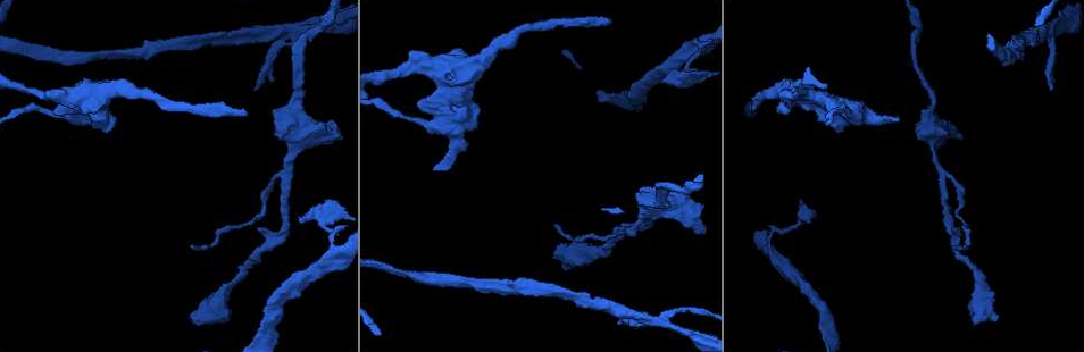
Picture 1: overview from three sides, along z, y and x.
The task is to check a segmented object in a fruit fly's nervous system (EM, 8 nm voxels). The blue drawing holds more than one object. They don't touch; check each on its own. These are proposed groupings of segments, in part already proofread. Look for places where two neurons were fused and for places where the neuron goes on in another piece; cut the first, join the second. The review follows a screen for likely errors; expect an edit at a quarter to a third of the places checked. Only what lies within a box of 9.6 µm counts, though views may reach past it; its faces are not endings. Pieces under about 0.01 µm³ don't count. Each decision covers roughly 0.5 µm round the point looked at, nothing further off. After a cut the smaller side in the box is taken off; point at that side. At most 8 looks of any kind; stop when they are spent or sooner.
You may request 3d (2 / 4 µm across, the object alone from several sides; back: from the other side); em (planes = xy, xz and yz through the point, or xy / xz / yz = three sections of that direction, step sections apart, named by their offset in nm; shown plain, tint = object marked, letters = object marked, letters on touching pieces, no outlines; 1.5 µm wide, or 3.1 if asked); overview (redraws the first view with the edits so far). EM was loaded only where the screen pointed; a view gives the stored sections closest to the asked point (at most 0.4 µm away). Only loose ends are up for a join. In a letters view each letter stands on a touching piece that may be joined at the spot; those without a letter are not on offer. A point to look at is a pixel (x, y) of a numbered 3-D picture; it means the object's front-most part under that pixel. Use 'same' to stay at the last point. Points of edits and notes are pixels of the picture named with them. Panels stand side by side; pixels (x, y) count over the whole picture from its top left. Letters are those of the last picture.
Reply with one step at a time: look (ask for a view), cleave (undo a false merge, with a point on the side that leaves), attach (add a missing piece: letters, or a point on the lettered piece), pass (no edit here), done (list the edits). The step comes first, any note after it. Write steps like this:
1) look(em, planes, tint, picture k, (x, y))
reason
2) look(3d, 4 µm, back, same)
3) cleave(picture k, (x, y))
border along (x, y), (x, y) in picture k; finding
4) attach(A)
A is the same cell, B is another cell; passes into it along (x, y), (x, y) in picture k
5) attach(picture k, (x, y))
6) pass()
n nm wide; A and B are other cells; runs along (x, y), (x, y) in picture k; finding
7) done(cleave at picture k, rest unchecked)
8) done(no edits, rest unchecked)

look(3d, 2 µm, picture 1, (561, 247))
branch stops here

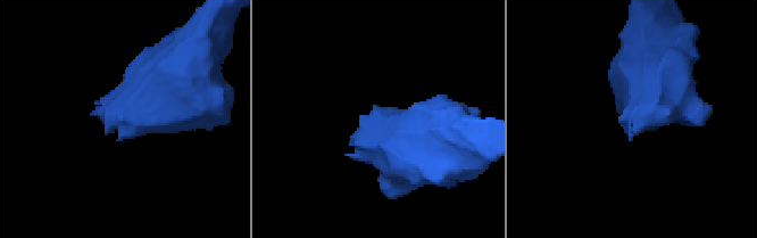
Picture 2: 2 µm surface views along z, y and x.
look(em, planes, letters, picture 2, (371, 114))

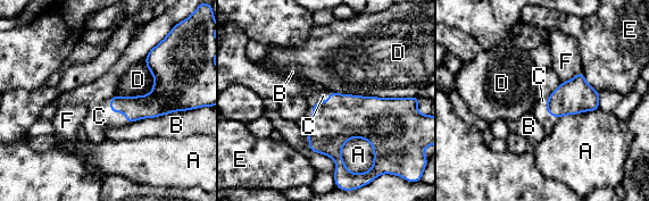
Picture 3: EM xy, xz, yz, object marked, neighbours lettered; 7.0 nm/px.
attach(C)
C is the same cell, A, B, D, E and F are other cells; the neuron continues

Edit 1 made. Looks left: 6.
look(em, xy, step 8, letters, picture 1, (1051, 30))
four arms meet

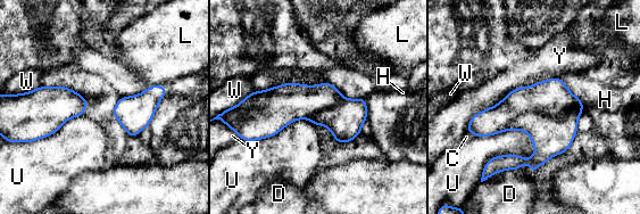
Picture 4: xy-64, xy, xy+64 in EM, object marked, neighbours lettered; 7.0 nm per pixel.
look(em, planes, letters, same)
another direction

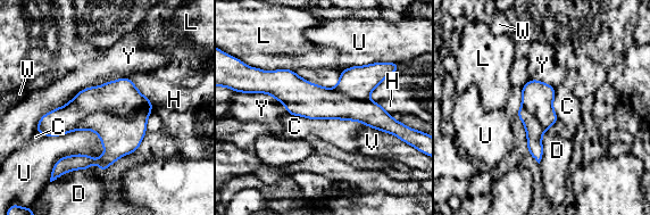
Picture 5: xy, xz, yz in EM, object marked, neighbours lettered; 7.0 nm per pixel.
cleave(picture 5, (119, 135))
C, D, H, L, U, V, W and Y are other cells; the part that leaves runs along (522, 110), (534, 130), (538, 157) in picture 5; two neurons meet here

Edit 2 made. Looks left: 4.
look(em, yz, step 8, letters, picture 1, (245, 114))
end of a long branch

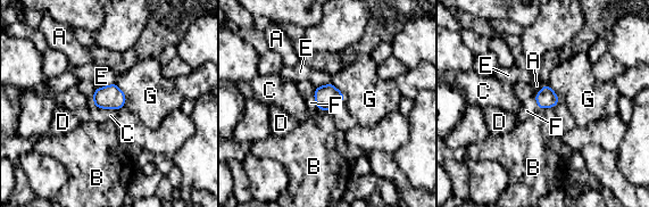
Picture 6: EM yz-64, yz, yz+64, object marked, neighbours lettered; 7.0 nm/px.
look(em, planes, letters, same)

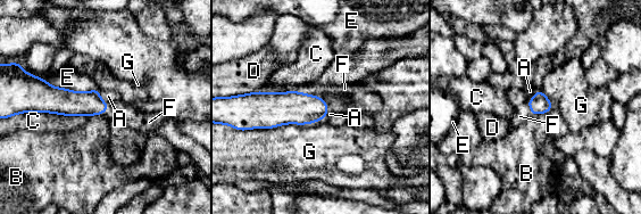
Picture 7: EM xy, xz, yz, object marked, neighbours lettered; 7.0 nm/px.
attach(F)
140 nm wide; F is the same cell, A, B, C, D, E and G are other cells; passes into it along (279, 108), (310, 95), (344, 89) in picture 7; the neuron continues

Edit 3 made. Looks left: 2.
done(attach at picture 3, cleave at picture 5, attach at picture 7, rest unchecked)

